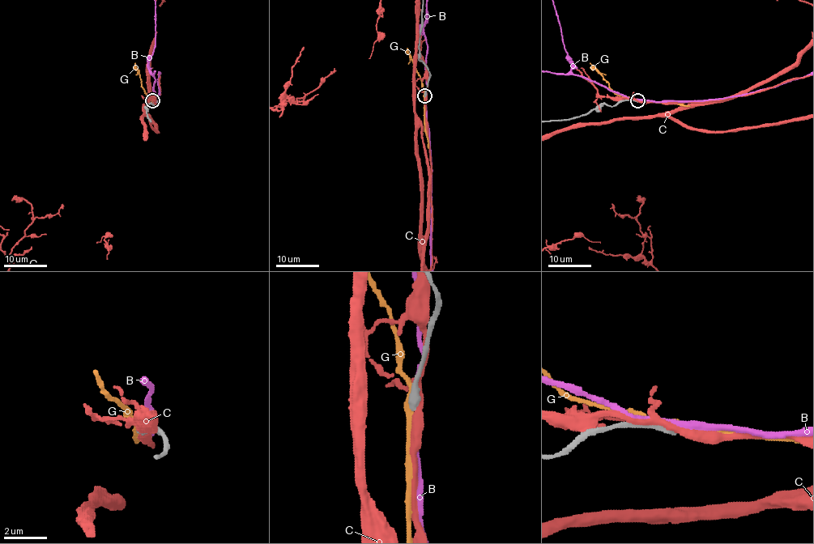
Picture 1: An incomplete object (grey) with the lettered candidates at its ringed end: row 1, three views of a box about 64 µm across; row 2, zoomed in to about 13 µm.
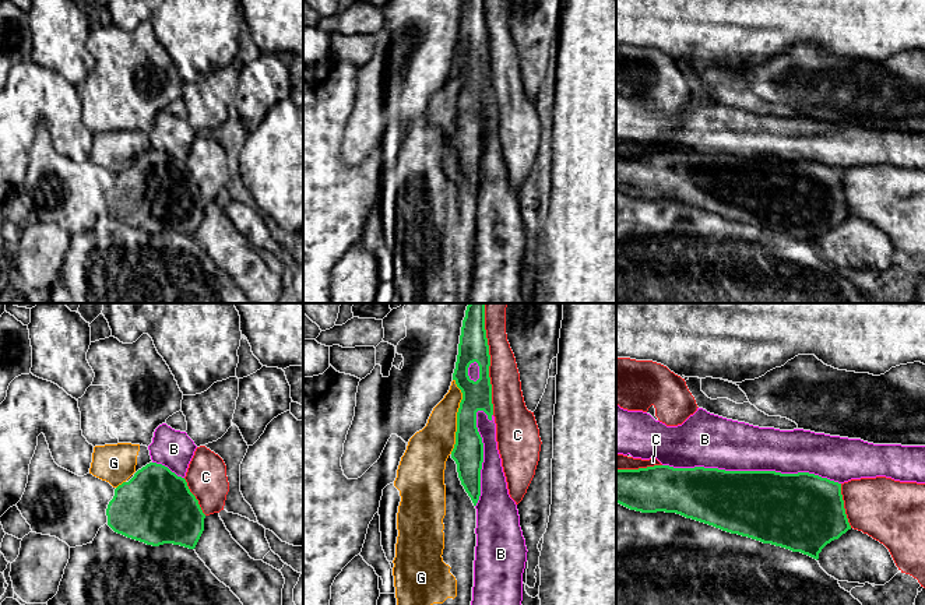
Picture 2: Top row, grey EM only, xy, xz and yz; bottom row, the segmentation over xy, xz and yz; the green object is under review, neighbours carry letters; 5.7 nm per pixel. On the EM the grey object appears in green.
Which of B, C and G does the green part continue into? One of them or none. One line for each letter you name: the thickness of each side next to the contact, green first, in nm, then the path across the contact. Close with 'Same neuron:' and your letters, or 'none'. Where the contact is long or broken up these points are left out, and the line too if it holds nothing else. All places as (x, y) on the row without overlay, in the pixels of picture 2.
Same neuron: none

